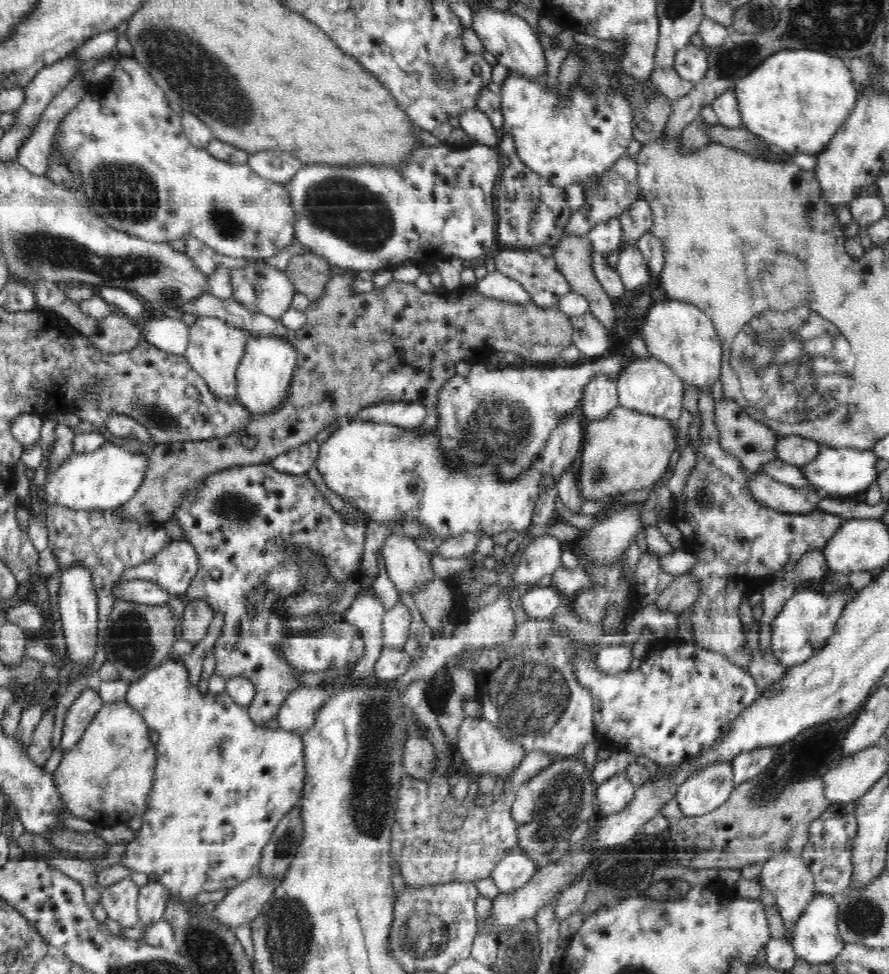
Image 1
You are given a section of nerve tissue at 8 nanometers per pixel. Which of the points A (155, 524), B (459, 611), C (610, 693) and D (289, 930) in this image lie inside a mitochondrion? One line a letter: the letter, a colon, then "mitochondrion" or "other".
A: other
B: other
C: other
D: mitochondrion

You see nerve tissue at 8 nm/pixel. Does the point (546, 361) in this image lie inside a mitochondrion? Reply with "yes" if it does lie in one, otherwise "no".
no

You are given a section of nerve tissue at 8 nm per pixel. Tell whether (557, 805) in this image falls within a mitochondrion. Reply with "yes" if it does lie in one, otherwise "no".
yes

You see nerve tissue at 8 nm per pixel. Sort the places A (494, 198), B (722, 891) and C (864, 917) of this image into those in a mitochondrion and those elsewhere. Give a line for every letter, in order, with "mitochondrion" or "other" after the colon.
A: other
B: other
C: mitochondrion

